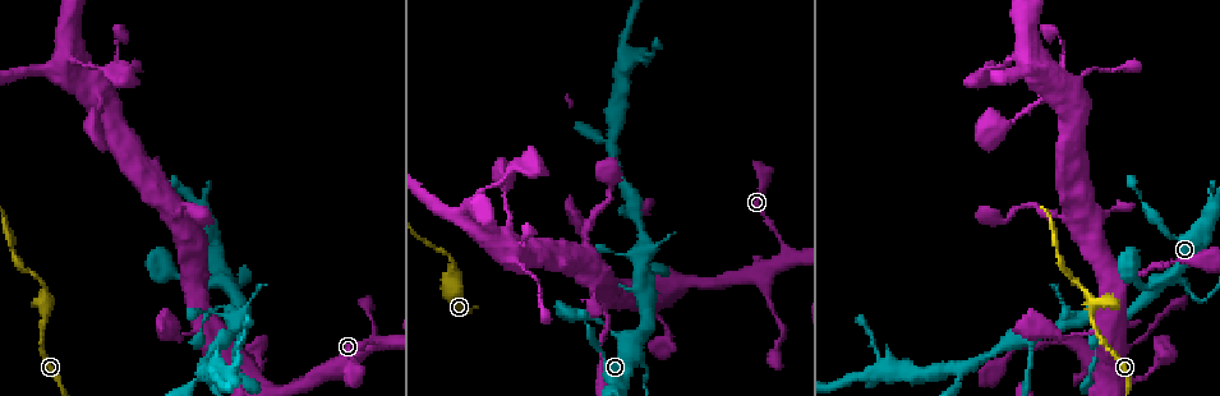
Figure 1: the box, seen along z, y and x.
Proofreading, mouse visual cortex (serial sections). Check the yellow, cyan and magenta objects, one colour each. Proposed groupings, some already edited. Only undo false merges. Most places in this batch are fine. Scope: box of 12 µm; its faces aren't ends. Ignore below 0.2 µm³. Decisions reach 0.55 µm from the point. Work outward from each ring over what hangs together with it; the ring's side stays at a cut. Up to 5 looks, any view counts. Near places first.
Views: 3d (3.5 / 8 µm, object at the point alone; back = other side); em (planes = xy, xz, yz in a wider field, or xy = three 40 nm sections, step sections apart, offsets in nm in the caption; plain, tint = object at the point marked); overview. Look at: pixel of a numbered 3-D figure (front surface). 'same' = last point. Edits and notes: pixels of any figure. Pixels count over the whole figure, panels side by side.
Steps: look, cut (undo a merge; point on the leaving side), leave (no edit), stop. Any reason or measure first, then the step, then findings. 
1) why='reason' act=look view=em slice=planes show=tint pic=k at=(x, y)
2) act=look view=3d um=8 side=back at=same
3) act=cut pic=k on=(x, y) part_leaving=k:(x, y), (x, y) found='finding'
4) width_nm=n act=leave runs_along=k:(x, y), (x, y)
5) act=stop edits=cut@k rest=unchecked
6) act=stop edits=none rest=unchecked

why='thick turns thin' act=look view=3d um=8 pic=1 at=(645, 382)

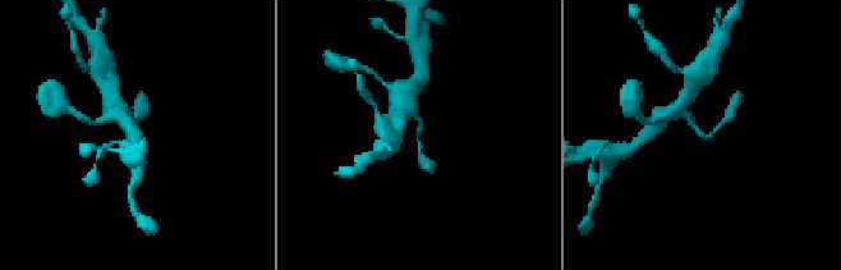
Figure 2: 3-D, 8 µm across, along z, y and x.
act=look view=em slice=xy step=3 show=tint pic=2 at=(417, 136)

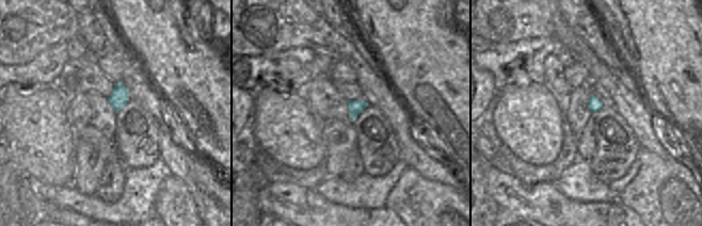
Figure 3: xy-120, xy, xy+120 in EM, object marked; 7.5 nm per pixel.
width_nm=110 act=leave runs_along=2:(413, 111), (421, 120), (419, 154), (422, 159) found='all the same cell'

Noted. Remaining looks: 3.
act=look view=3d um=3.5 pic=1 at=(1078, 284)

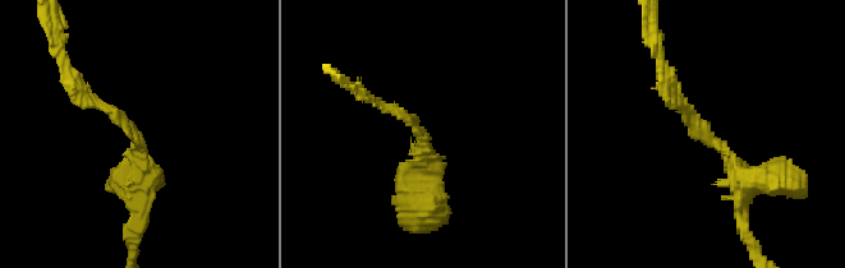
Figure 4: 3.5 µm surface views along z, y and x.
arm_widths_nm=150,300 act=look view=em slice=xy step=1 show=tint pic=4 at=(136, 141)

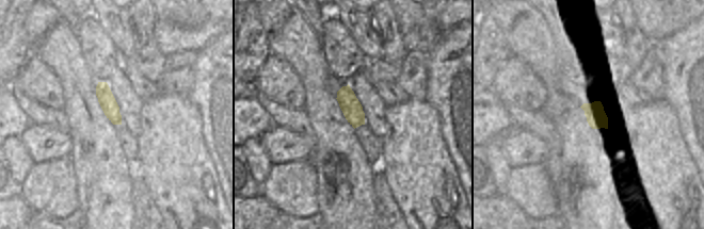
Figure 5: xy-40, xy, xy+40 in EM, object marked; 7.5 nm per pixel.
act=leave runs_along=5:(100, 84), (112, 114), (118, 121) found='all the same cell'

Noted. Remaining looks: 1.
act=stop edits=none rest=unchecked

